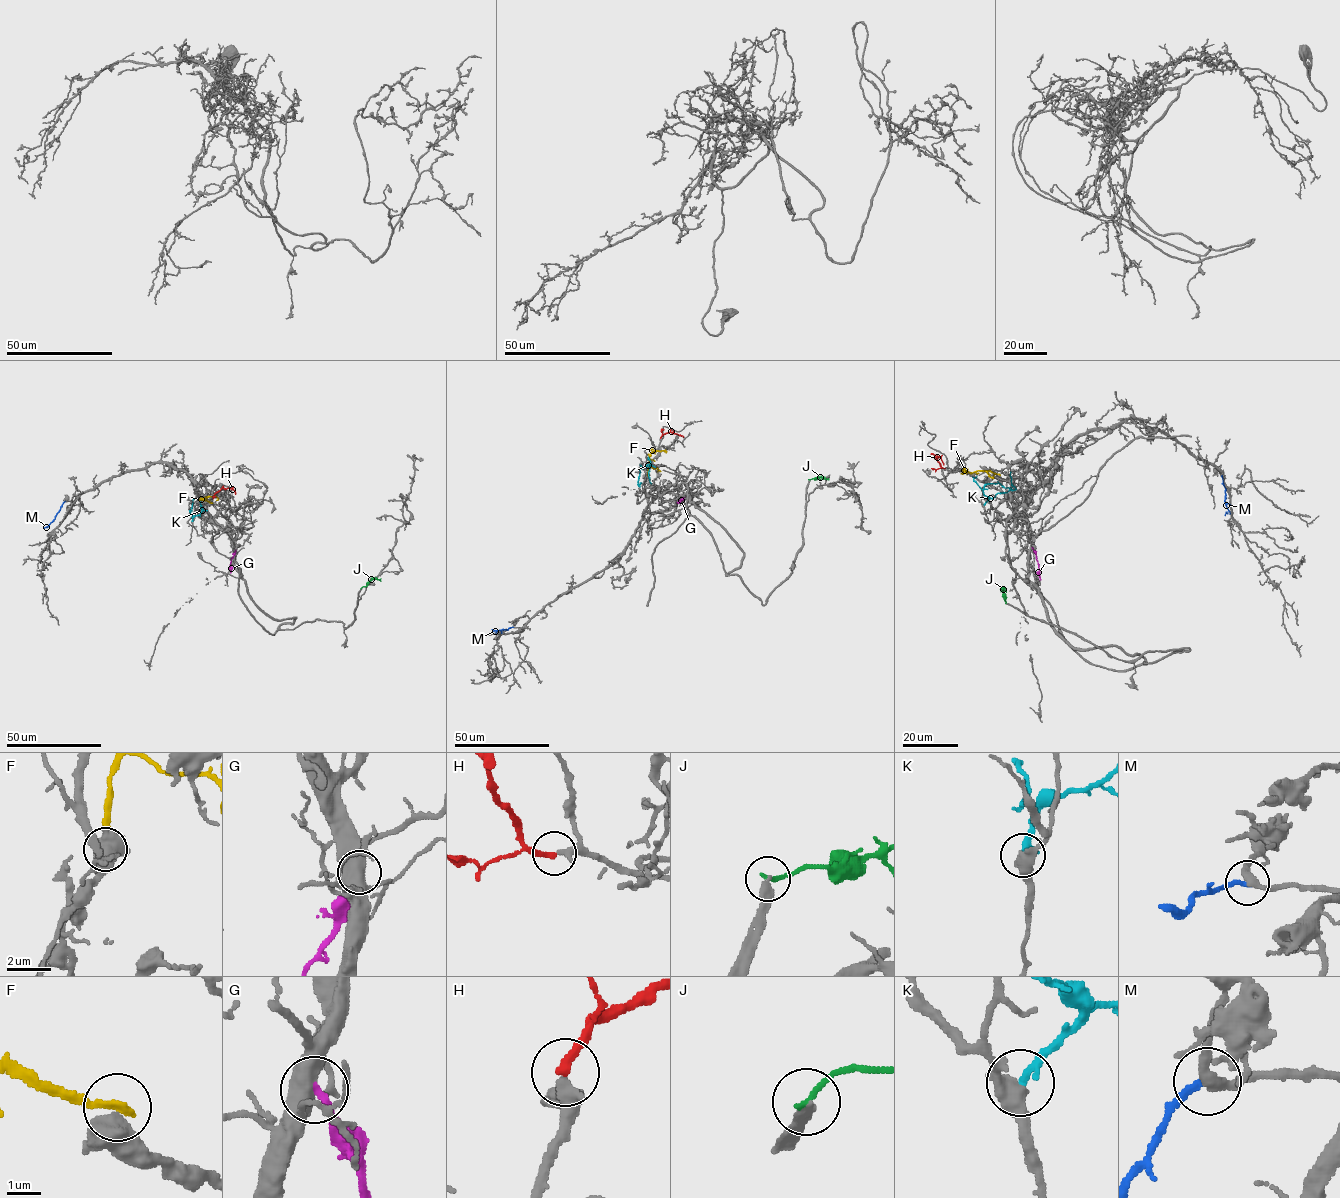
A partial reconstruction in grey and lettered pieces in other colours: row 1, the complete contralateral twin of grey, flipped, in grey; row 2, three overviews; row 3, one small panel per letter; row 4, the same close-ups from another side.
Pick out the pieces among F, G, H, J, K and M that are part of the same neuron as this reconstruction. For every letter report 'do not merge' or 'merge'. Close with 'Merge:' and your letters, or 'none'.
F: do not merge
G: do not merge
H: merge
J: do not merge
K: do not merge
M: do not merge
Merge: H

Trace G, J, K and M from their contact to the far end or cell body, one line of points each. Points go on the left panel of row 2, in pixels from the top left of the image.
G: (236, 550), (230, 572)
J: (361, 588), (372, 579), (381, 581)
K: (192, 521), (200, 513), (200, 506), (203, 510)
M: (65, 501), (44, 528)

